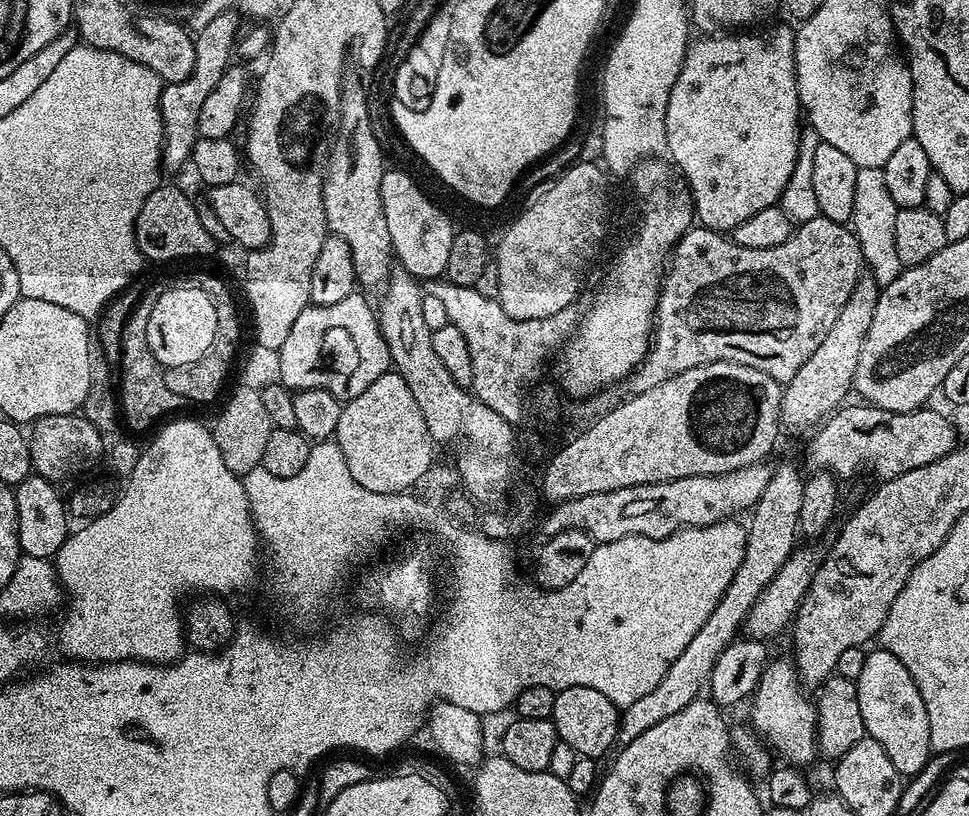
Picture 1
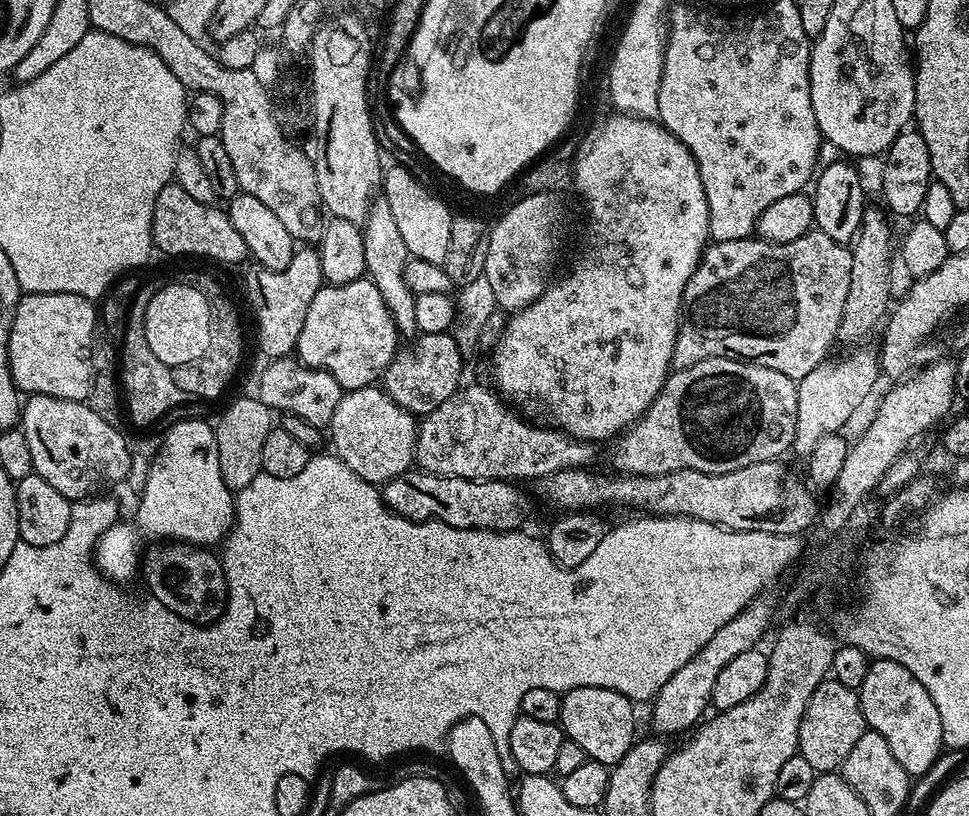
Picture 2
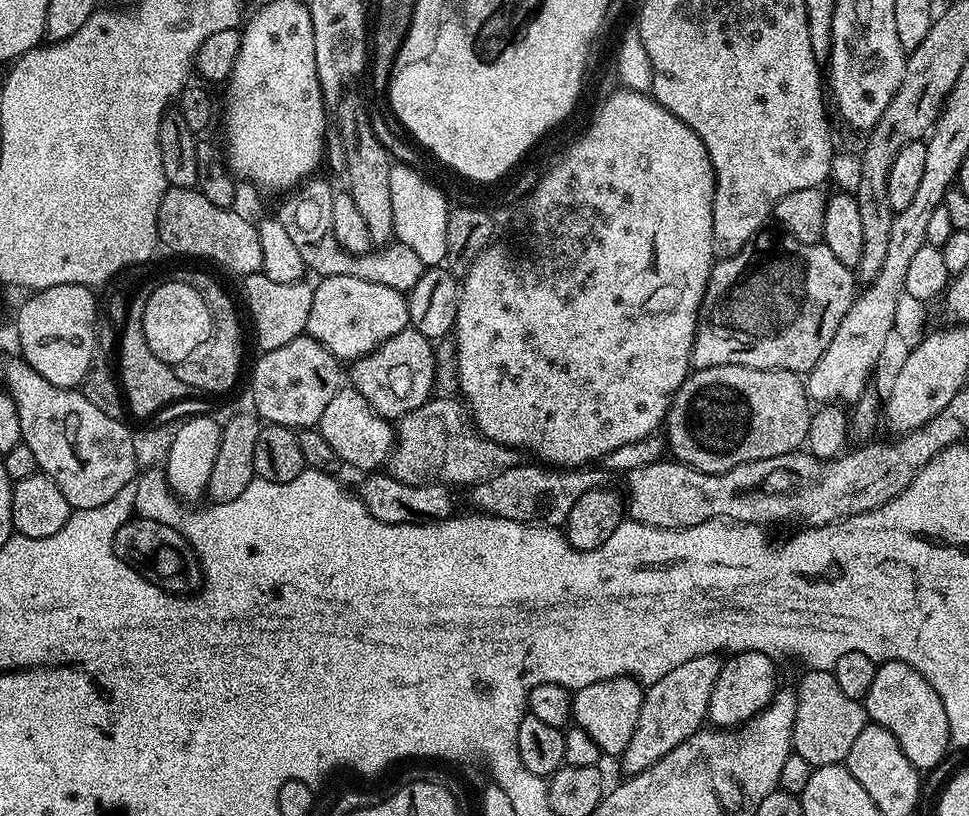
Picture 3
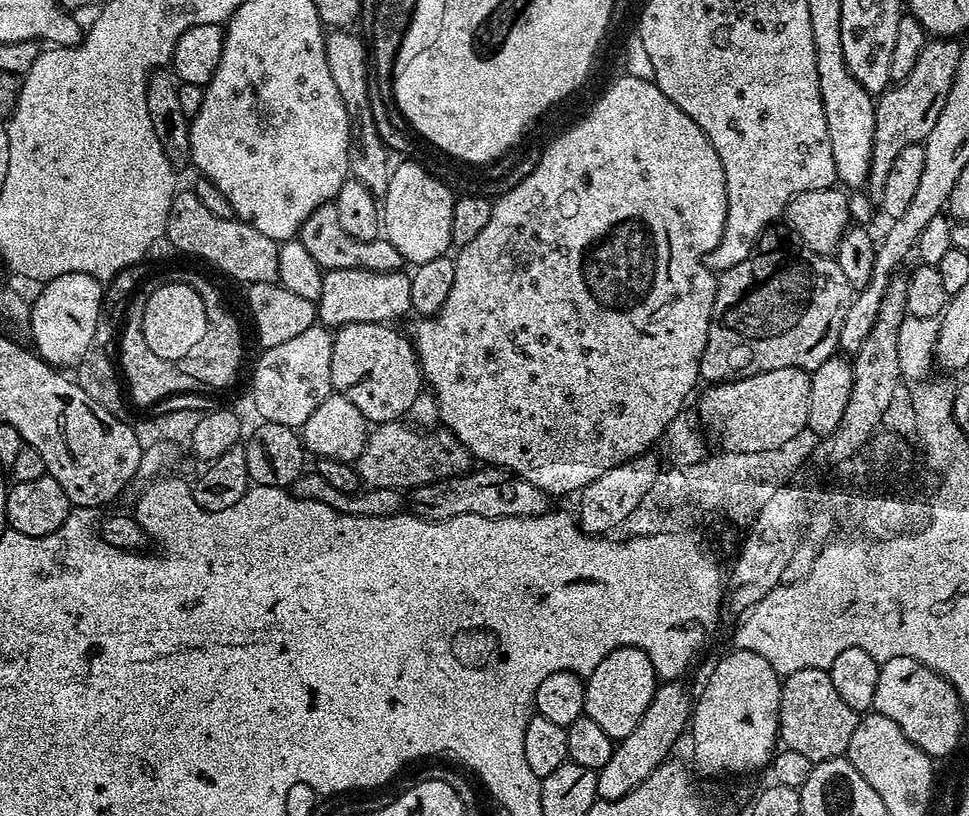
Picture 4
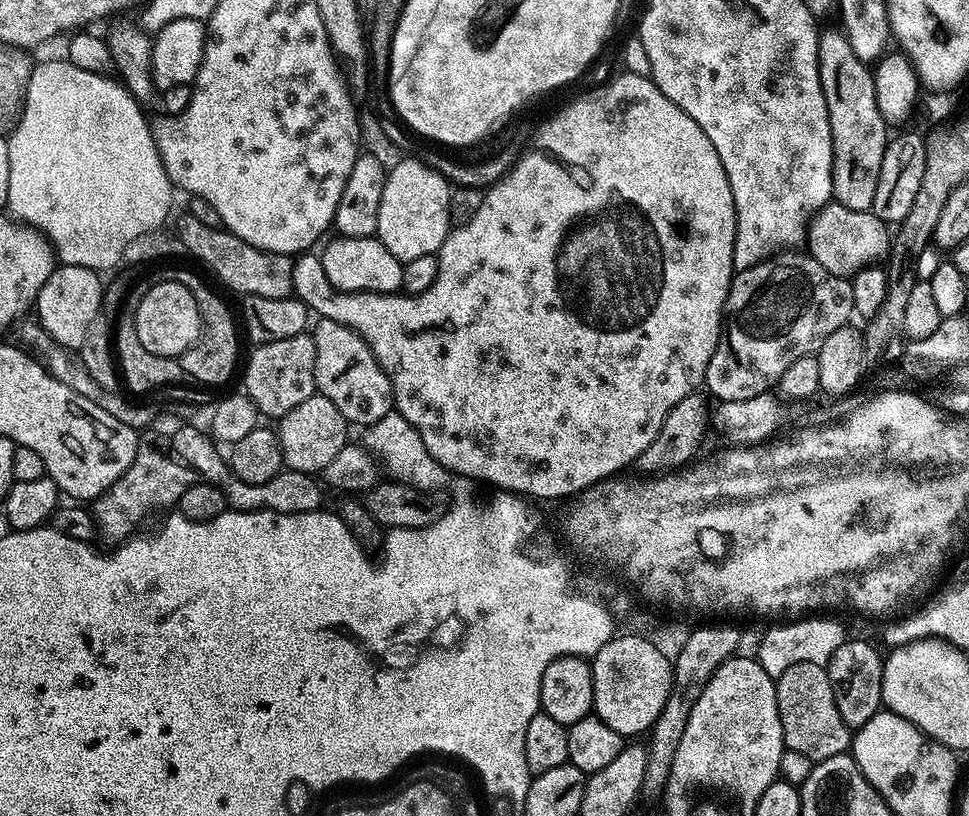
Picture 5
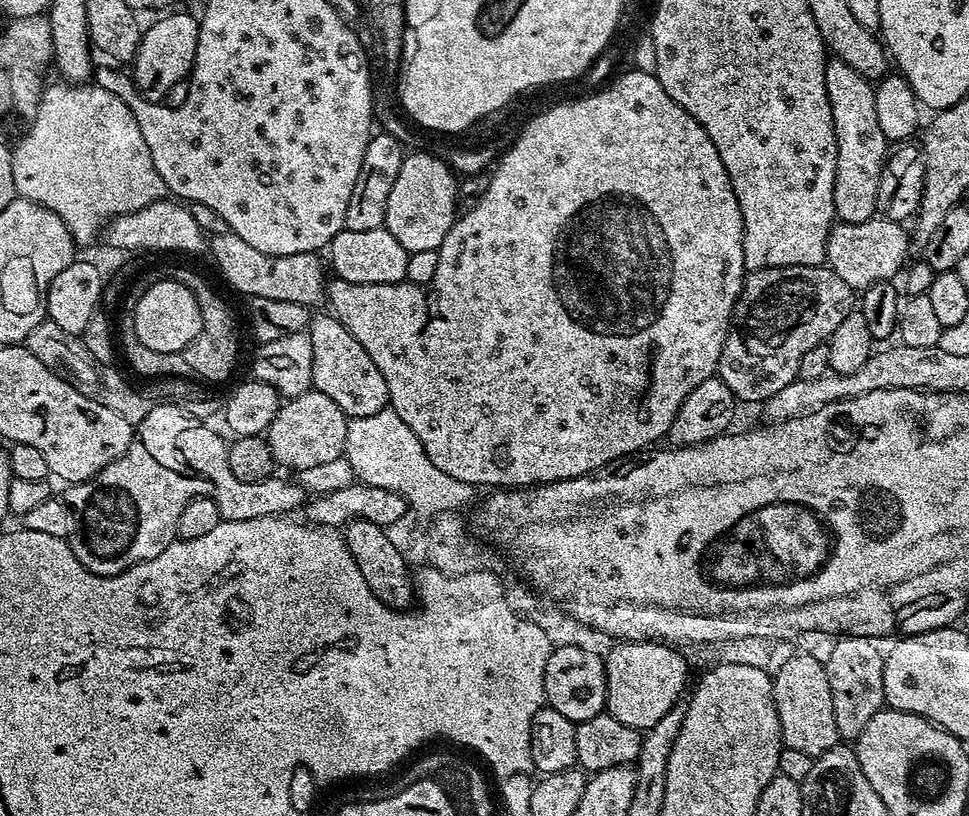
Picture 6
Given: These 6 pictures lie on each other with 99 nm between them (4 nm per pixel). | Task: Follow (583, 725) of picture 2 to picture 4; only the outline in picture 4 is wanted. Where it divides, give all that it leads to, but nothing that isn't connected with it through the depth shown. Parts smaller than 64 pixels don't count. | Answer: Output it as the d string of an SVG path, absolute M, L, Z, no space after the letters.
M616 648L586 678L584 686L584 715L594 718L601 730L606 730L614 742L619 742L638 726L646 706L654 698L658 677L650 658L641 648Z

